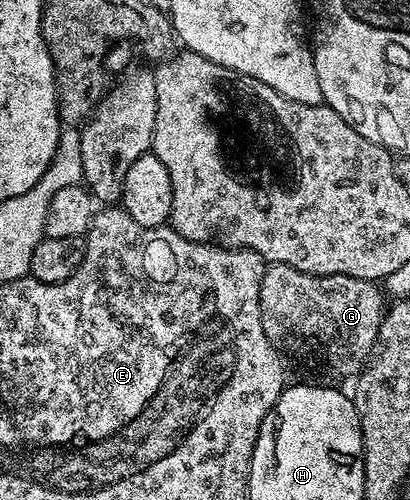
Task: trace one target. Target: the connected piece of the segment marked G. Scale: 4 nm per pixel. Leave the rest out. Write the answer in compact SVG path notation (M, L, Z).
M271 264L261 278L261 326L265 326L269 342L280 353L324 360L333 371L354 377L374 353L385 315L383 298L384 293L374 280L345 274L314 276L293 270L293 266Z

